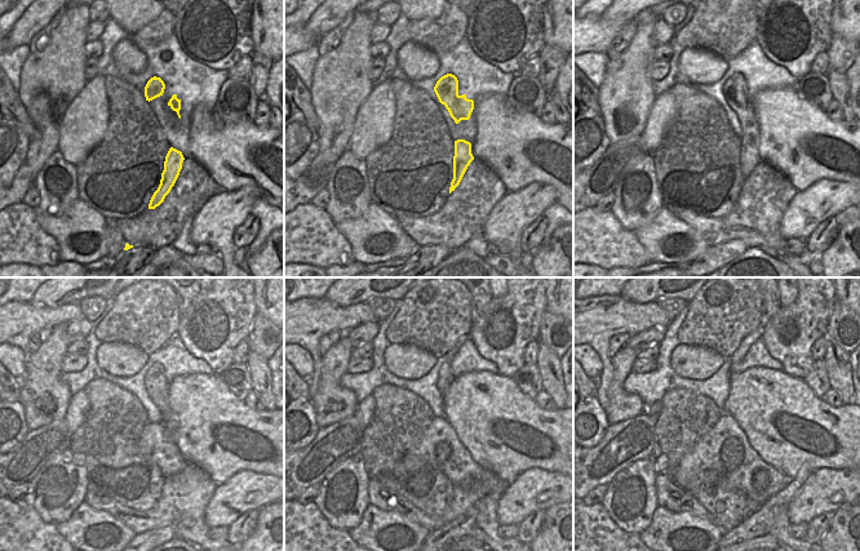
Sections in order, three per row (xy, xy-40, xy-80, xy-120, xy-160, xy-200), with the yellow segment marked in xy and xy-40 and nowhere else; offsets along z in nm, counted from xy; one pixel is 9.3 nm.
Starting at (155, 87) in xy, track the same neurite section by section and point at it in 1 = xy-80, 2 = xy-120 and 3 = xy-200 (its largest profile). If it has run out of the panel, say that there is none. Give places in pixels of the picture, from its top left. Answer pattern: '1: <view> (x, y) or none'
1: xy-80 (735, 90)
2: xy-120 (156, 385)
3: xy-200 (750, 338)

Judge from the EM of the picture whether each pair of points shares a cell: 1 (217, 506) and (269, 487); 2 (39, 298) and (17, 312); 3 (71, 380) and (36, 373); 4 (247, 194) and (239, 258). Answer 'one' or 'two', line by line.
1: one
2: two
3: two
4: two

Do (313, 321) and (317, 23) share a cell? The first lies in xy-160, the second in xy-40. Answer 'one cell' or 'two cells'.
two cells

